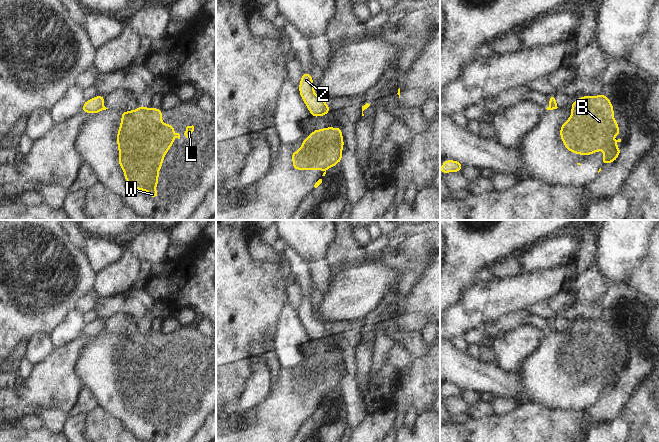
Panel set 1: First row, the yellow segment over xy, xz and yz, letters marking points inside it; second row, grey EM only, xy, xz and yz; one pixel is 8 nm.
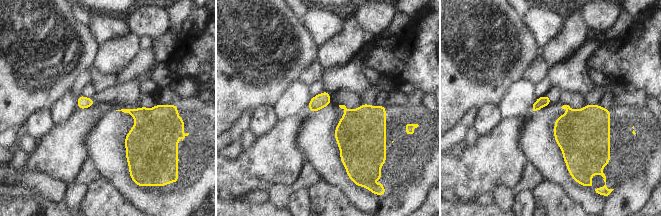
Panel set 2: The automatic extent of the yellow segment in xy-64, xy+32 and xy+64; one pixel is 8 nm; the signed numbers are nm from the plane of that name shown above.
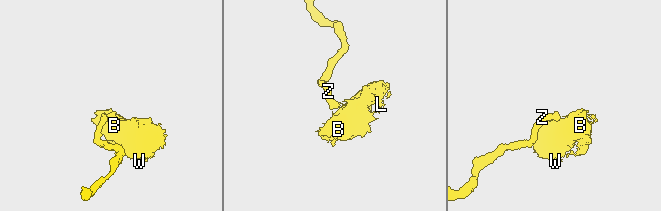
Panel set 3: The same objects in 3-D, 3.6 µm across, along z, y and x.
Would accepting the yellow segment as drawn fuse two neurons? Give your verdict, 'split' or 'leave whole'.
split

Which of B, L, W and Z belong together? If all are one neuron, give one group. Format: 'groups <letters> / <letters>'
groups B L W / Z

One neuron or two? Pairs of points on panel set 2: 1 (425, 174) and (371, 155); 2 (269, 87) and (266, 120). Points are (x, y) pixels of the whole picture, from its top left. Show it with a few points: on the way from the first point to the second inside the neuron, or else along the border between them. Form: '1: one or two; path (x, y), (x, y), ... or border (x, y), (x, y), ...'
1: one; path (412, 161), (408, 157), (384, 157)
2: two; border (274, 106), (260, 106), (254, 111)

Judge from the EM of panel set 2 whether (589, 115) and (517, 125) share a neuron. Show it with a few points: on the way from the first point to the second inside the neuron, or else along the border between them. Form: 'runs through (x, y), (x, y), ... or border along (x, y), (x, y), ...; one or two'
border along (531, 113), (522, 135), (521, 147); two

